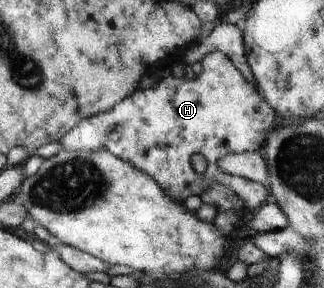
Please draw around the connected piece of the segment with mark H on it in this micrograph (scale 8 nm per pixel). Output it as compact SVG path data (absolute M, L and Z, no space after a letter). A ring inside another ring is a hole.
M213 51L200 62L202 72L193 78L177 71L162 78L156 87L138 88L111 110L78 122L59 142L72 151L110 152L148 174L176 203L182 203L189 195L199 196L208 182L215 182L233 189L247 208L257 209L266 204L268 187L223 172L218 161L225 155L260 146L280 120L279 116L226 54ZM193 154L205 158L206 173L199 174L193 169Z

